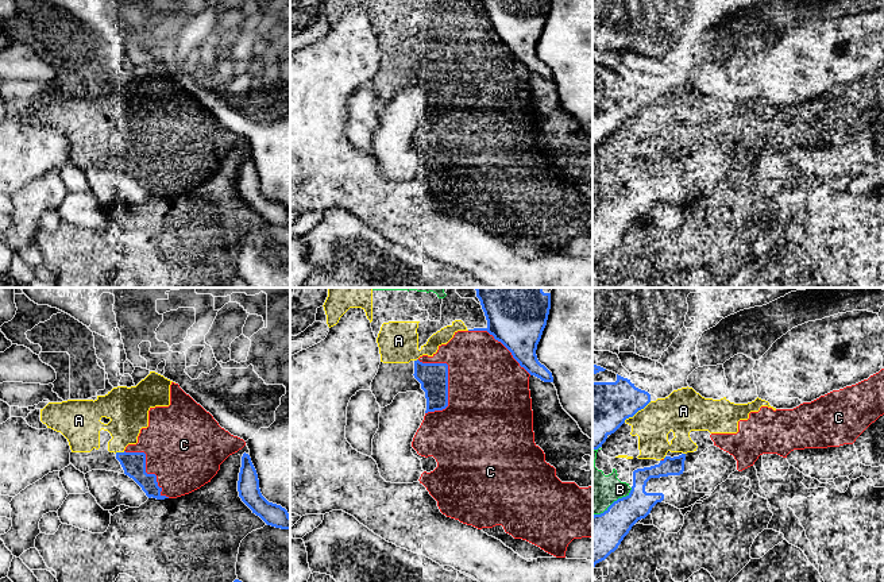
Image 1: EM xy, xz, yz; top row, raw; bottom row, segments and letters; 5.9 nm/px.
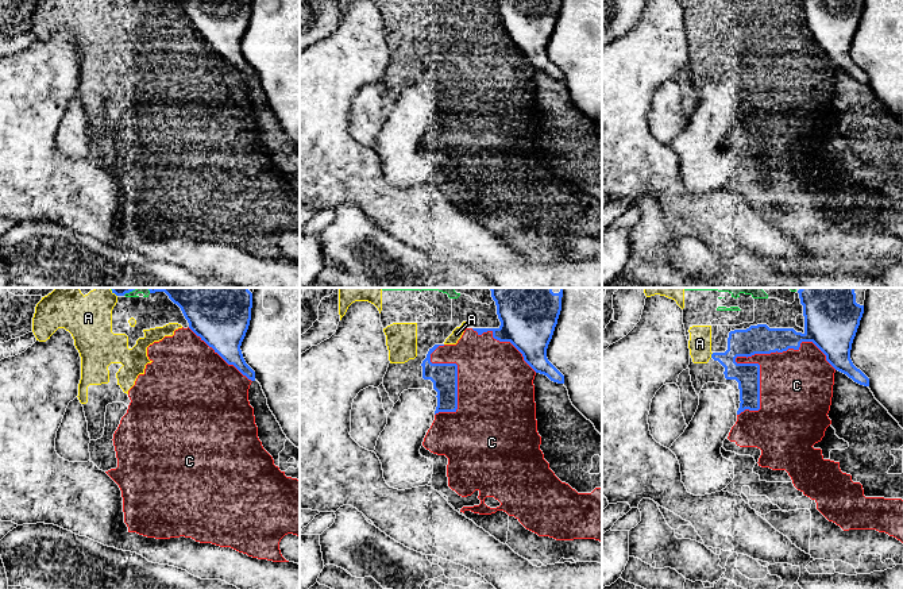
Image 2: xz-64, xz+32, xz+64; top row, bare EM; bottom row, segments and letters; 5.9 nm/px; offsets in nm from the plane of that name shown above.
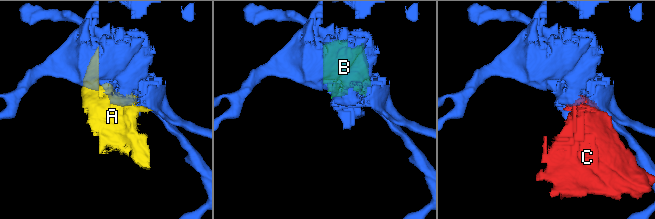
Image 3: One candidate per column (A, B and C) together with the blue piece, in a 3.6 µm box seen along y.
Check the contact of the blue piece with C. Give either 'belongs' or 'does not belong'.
does not belong

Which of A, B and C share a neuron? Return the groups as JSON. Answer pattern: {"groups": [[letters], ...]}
{"groups": [["A", "B", "C"]]}

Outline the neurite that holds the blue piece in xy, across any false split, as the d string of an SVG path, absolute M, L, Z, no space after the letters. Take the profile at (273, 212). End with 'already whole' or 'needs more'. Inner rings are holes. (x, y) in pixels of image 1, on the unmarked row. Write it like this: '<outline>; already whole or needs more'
M246 150L242 154L238 189L242 199L267 223L281 227L290 227L290 213L287 208L281 203L269 200L262 193L256 167L250 153Z; already whole

